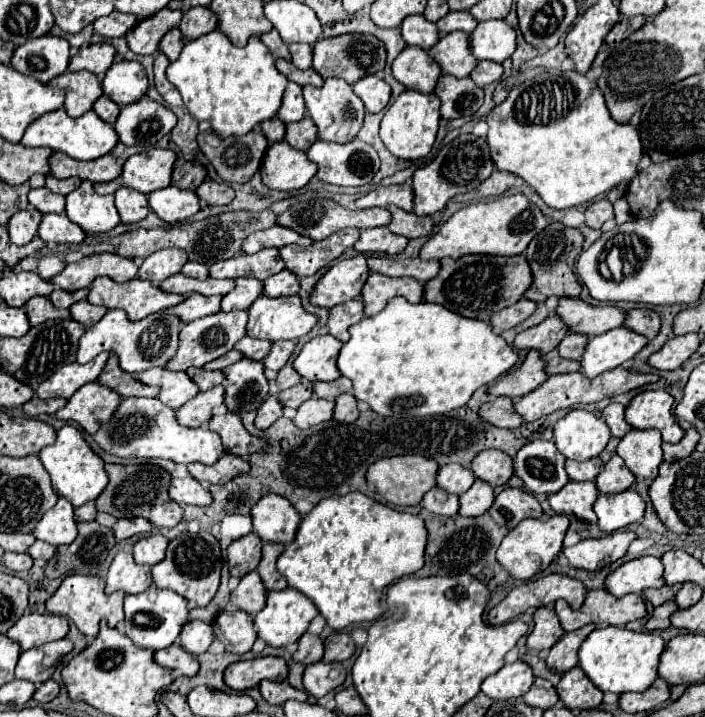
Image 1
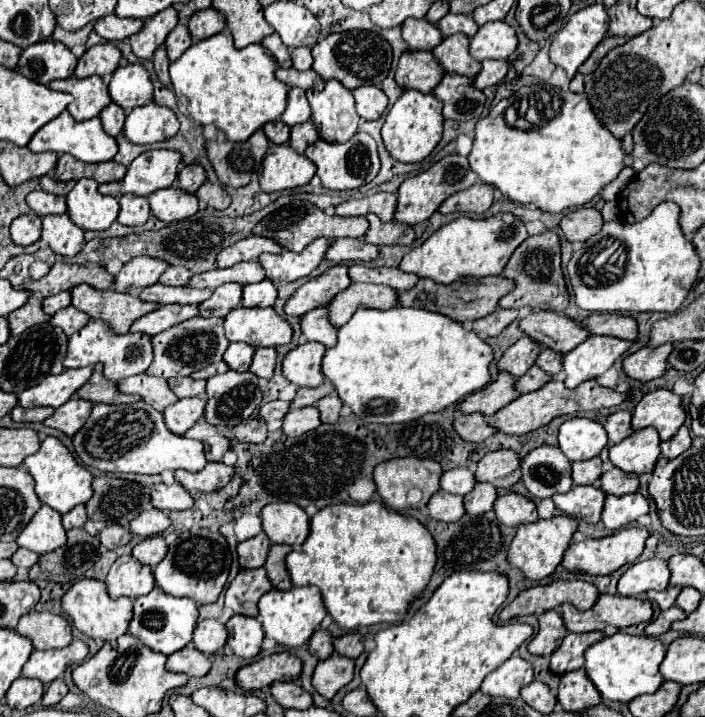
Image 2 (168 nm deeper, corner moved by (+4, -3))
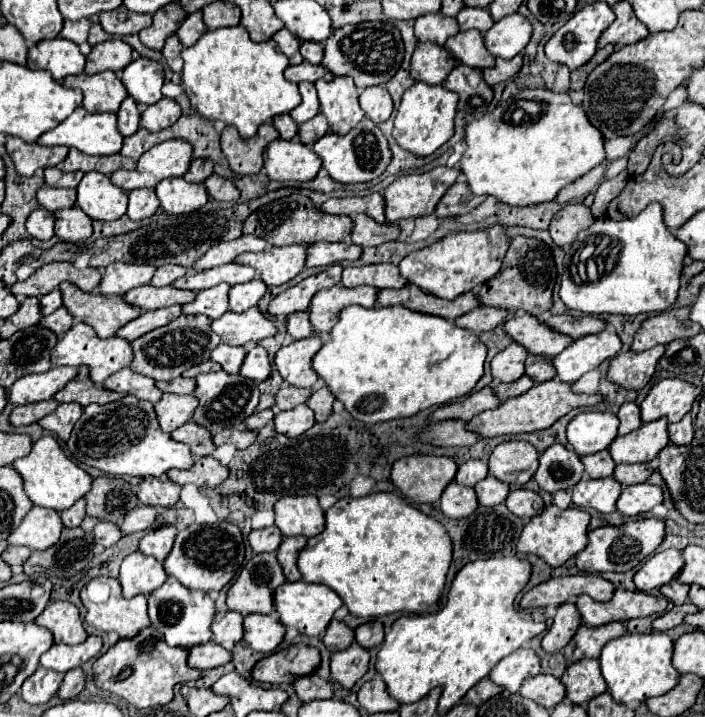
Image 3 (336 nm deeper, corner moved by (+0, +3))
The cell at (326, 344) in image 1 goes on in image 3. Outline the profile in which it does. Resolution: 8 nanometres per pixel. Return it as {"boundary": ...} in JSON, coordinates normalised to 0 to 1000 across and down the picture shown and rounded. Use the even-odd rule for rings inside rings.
{"boundary":[[[451,469],[428,471],[411,483],[400,483],[389,499],[397,524],[423,541],[443,541],[451,533],[448,519],[443,519],[443,497],[457,485]]]}

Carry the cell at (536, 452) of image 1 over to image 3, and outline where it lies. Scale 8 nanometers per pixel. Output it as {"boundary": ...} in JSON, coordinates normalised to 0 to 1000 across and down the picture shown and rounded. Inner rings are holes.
{"boundary":[[[783,619],[766,633],[766,650],[757,661],[763,678],[780,689],[791,683],[809,683],[828,661],[828,650],[817,630],[803,622]]]}

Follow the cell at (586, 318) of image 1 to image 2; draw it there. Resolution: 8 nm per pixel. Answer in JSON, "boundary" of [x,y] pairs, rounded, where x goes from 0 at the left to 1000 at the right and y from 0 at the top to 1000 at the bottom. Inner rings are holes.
{"boundary":[[[752,435],[743,446],[738,446],[735,457],[743,463],[743,469],[755,471],[766,483],[783,485],[794,494],[809,491],[814,483],[828,477],[834,466],[817,455],[817,446],[789,438],[789,435]]]}

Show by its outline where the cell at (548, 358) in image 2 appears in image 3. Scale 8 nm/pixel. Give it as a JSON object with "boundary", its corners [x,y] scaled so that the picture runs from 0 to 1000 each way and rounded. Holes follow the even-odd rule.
{"boundary":[[[752,494],[746,502],[746,522],[763,533],[774,533],[774,530],[783,530],[789,524],[789,513],[783,508],[783,499]]]}

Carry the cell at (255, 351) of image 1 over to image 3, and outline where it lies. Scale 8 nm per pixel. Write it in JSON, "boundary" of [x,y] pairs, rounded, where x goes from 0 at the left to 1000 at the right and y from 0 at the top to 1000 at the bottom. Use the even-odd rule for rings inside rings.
{"boundary":[[[312,480],[312,485],[306,485],[301,491],[301,502],[315,508],[315,513],[326,522],[338,522],[340,510],[346,505],[349,497],[349,485],[346,483],[323,483],[323,480]]]}

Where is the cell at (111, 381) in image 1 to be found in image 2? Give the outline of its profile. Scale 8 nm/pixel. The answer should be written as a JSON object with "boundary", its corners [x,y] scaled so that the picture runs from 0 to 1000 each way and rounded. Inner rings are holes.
{"boundary":[[[142,508],[133,510],[133,519],[130,519],[128,530],[113,544],[108,544],[108,552],[119,555],[119,558],[128,558],[128,561],[145,561],[145,563],[187,563],[187,561],[201,558],[199,552],[167,550],[165,536],[148,530]]]}

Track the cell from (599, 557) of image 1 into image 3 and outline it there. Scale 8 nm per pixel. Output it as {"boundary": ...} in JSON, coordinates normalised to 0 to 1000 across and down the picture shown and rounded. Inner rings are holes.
{"boundary":[[[930,722],[896,725],[882,734],[854,734],[834,742],[834,762],[817,775],[817,789],[831,798],[888,798],[913,784],[939,756],[942,728]]]}

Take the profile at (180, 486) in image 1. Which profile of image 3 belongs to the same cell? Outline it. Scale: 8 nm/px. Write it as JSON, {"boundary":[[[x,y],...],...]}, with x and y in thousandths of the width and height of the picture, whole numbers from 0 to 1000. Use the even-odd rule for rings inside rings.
{"boundary":[[[204,667],[204,672],[199,675],[196,681],[196,689],[201,703],[210,703],[210,706],[247,706],[252,703],[255,697],[255,678],[252,675],[244,675],[241,669],[227,669],[227,667]]]}

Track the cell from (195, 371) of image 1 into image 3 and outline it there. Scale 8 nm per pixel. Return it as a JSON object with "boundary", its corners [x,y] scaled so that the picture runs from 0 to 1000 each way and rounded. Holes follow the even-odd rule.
{"boundary":[[[247,527],[244,533],[230,533],[230,544],[233,547],[244,547],[244,550],[272,550],[278,541],[275,527]]]}

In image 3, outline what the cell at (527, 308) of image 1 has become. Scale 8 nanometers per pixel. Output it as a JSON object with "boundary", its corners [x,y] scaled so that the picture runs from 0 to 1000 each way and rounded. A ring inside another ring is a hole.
{"boundary":[[[678,427],[675,432],[664,435],[661,441],[647,444],[647,452],[681,466],[689,460],[701,460],[706,452],[712,452],[718,446],[718,441],[721,441],[721,432],[698,430],[698,427]]]}

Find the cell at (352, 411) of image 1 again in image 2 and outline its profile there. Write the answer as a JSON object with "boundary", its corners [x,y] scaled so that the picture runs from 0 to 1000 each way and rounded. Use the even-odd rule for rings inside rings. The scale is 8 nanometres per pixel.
{"boundary":[[[471,550],[471,552],[454,555],[454,558],[448,561],[448,569],[451,569],[451,575],[454,575],[454,586],[457,586],[460,591],[468,591],[468,589],[477,589],[477,586],[479,586],[479,577],[482,577],[485,563],[482,563],[482,555],[477,555],[477,552]]]}

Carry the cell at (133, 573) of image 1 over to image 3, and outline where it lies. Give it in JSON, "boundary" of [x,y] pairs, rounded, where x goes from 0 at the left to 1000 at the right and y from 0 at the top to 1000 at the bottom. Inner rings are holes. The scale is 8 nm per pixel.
{"boundary":[[[187,770],[176,778],[170,789],[170,815],[173,815],[173,831],[187,834],[193,828],[210,831],[221,820],[227,820],[235,812],[235,798],[230,792],[230,784],[204,775],[201,770]]]}

